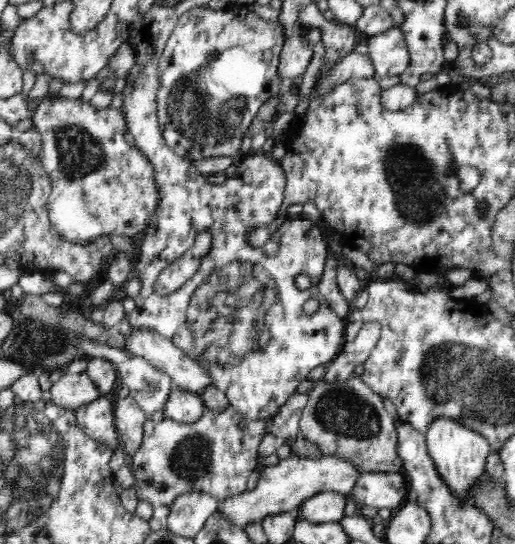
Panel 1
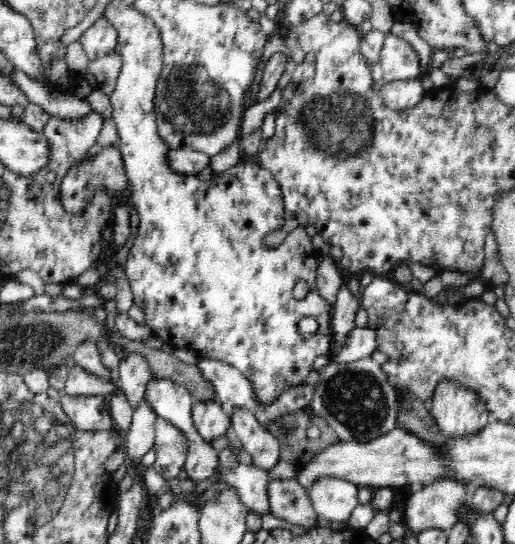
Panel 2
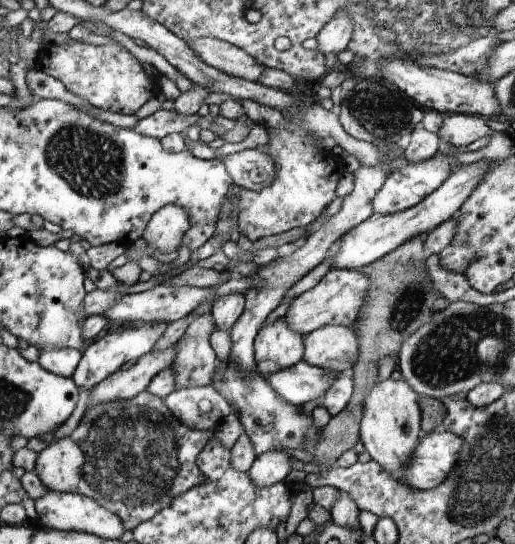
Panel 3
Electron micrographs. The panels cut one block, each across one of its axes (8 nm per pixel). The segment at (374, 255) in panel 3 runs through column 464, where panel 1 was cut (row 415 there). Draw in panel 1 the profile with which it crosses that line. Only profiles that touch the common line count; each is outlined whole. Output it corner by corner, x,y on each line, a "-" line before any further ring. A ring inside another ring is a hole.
174,386
163,408
166,417
184,424
198,421
204,412
206,412
206,404
199,394

